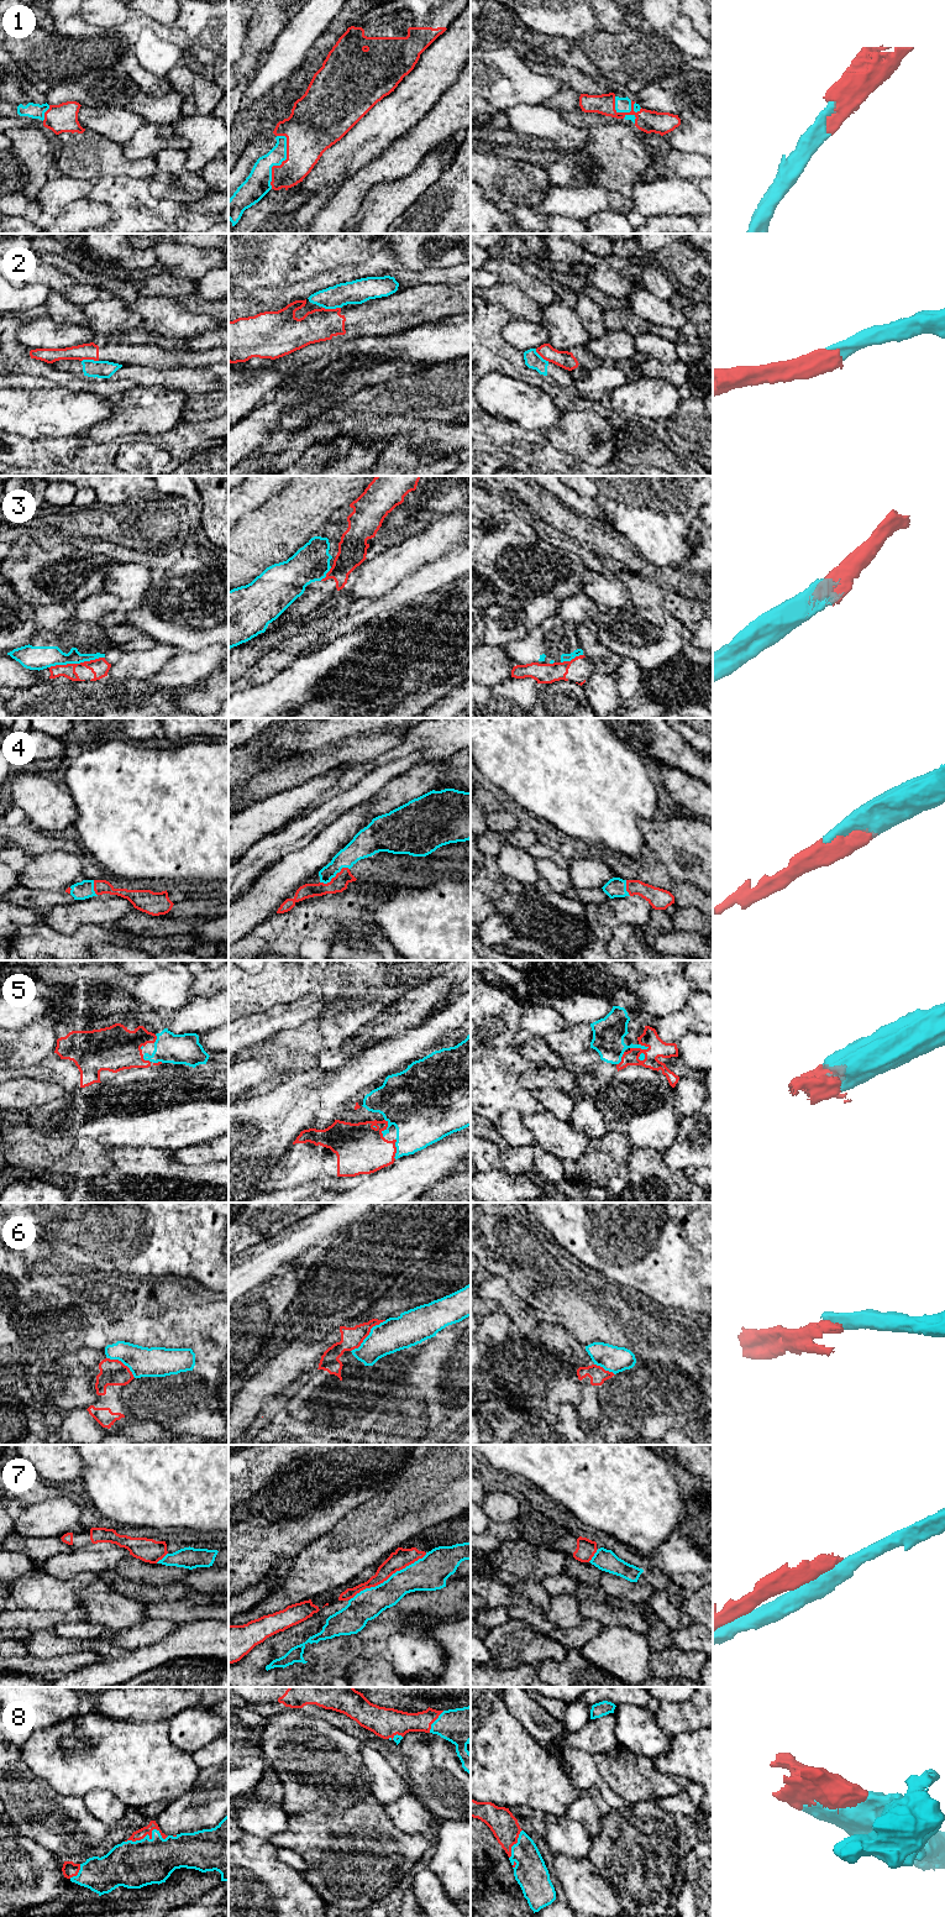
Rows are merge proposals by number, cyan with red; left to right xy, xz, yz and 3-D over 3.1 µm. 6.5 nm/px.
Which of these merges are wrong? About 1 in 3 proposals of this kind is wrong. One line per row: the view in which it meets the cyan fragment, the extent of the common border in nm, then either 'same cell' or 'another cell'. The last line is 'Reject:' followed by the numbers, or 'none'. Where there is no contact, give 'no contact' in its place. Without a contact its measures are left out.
1: contact in yz; length 220 nm; same cell
2: contact in xz; length 120 nm; another cell
3: contact in xy; length 380 nm; another cell
4: contact in xz; length 220 nm; same cell
5: contact in yz; length 130 nm; same cell
6: contact in xz; length 300 nm; another cell
7: contact in xz; length 600 nm; another cell
8: contact in xy; length 300 nm; same cell
Reject: 2, 3, 6, 7

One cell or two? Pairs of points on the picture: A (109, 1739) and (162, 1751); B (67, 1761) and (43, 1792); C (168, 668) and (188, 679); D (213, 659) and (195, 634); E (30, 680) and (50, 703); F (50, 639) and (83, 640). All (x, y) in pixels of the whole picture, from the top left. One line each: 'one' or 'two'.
A: one
B: two
C: one
D: two
E: two
F: one

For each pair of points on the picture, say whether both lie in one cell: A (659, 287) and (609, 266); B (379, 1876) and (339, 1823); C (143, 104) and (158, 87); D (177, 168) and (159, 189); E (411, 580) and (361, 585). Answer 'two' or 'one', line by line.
A: one
B: one
C: two
D: one
E: two

